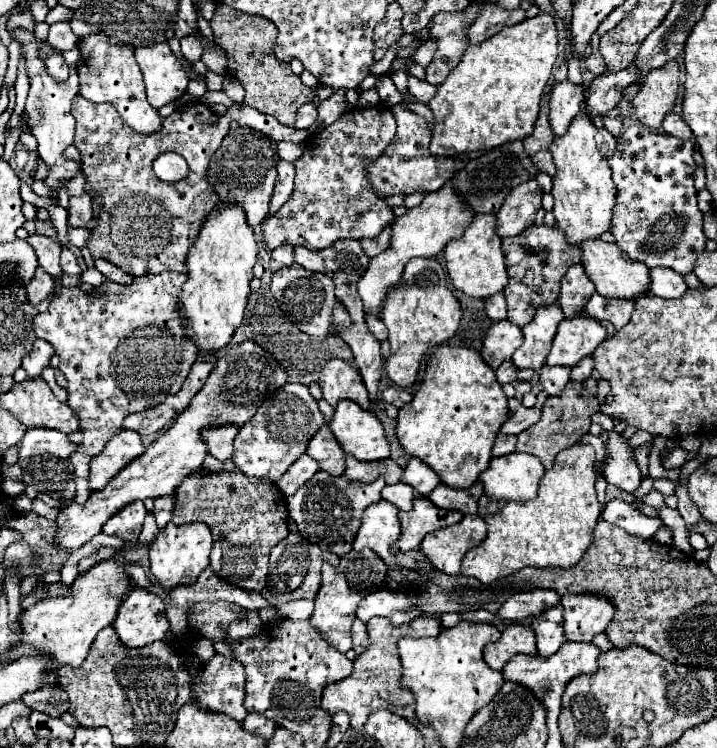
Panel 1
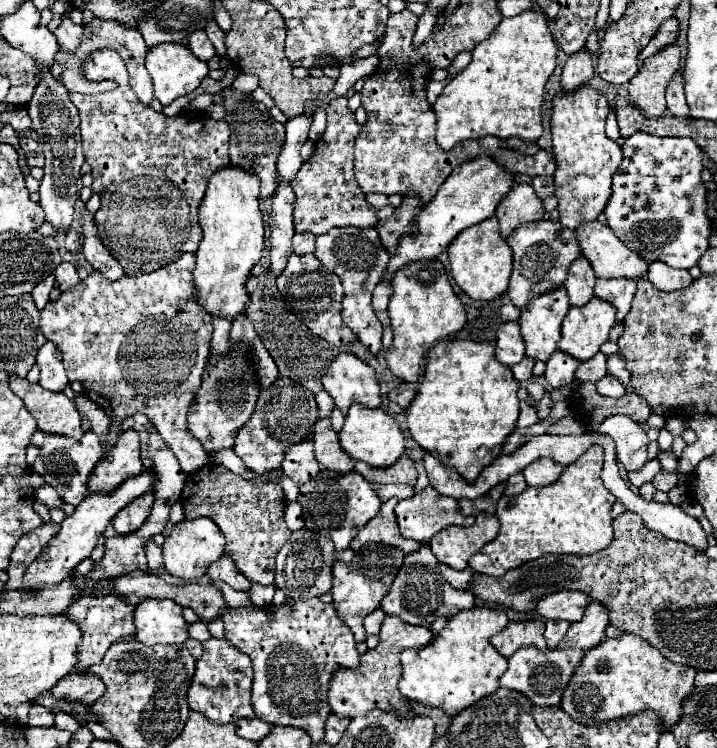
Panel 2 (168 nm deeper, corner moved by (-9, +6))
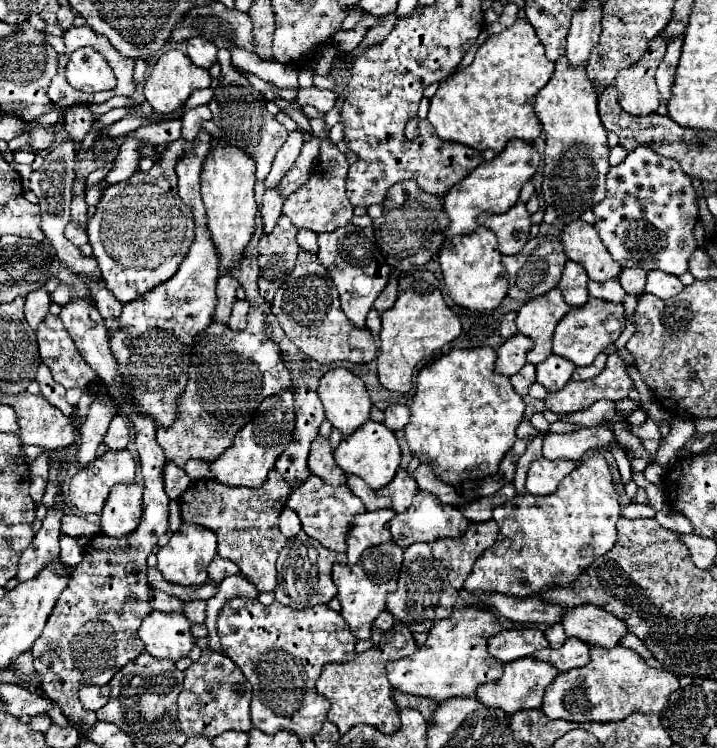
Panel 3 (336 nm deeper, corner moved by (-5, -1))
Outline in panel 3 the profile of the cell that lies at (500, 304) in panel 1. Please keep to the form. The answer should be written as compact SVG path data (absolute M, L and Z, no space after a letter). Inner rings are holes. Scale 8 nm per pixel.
M507 312L501 320L501 336L503 338L509 338L513 334L517 334L517 328L515 328L515 312Z

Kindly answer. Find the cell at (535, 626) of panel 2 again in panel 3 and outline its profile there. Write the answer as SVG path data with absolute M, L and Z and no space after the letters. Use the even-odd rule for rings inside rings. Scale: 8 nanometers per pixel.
M521 628L521 630L501 630L497 636L489 638L489 654L503 664L513 662L523 656L547 648L547 640L539 628Z

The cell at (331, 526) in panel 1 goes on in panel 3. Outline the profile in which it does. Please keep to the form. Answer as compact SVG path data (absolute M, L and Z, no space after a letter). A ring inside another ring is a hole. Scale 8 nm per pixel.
M311 474L305 484L301 484L297 490L291 492L287 506L299 516L303 532L315 540L319 540L325 548L335 552L345 552L347 548L347 532L351 532L353 518L357 514L367 512L365 504L349 490L347 484L343 486L329 486L319 476Z

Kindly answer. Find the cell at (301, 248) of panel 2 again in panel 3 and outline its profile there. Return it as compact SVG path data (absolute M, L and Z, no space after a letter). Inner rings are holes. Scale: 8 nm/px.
M299 230L297 244L299 244L299 248L315 254L317 252L317 234L313 234L311 230Z

